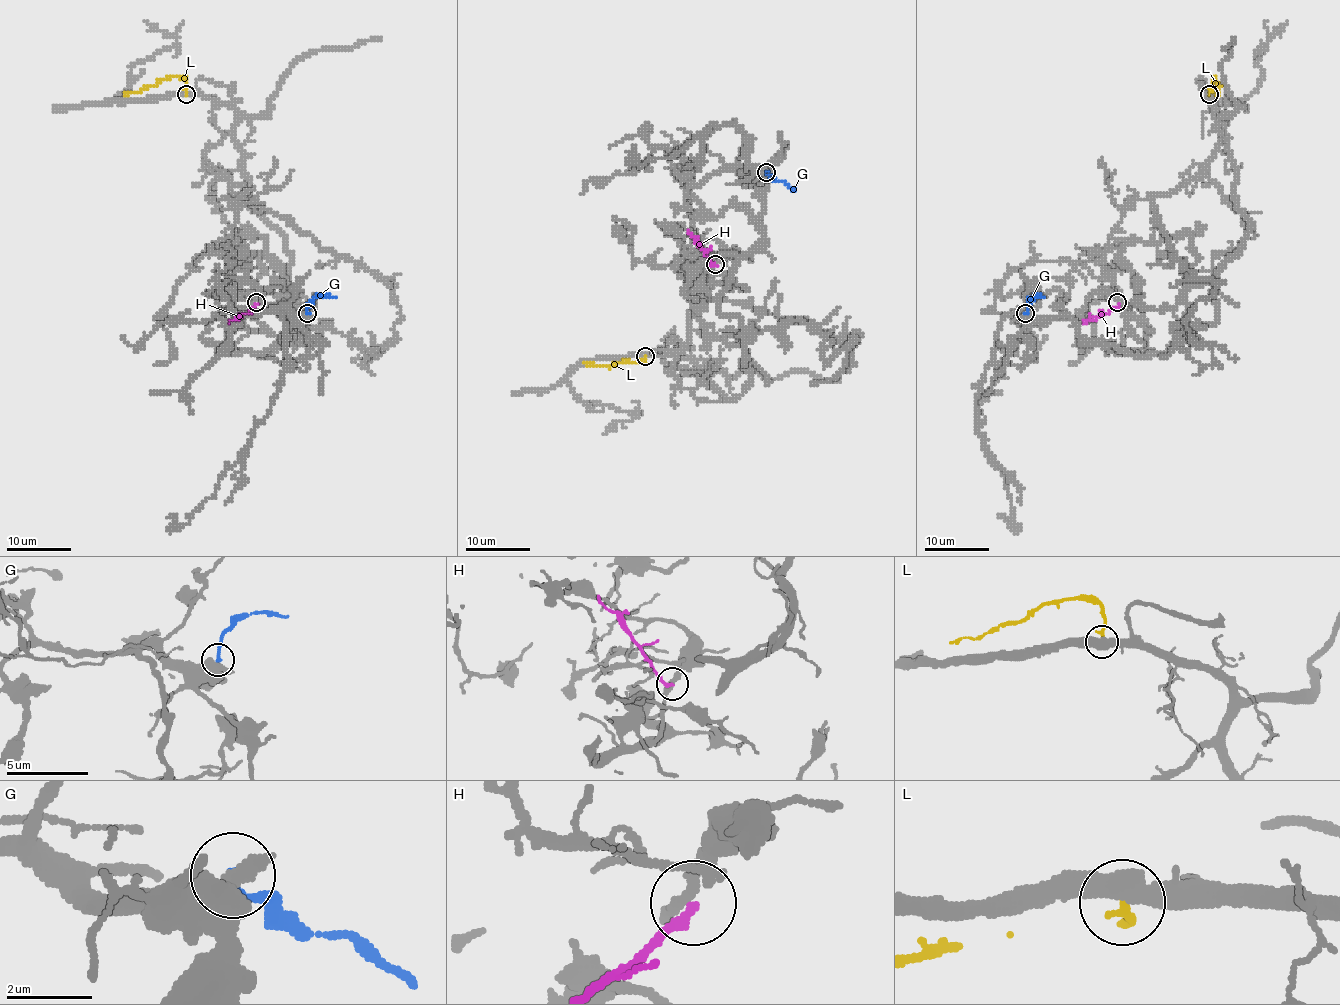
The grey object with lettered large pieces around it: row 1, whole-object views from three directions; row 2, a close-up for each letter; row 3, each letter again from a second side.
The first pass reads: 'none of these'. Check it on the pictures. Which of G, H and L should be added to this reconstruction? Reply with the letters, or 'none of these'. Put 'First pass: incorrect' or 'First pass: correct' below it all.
none of these
First pass: correct

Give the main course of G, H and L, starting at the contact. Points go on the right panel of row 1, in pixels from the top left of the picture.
G: (1025, 314), (1035, 294), (1043, 296)
H: (1117, 302), (1111, 311), (1082, 320)
L: (1210, 93), (1215, 77), (1216, 95)

